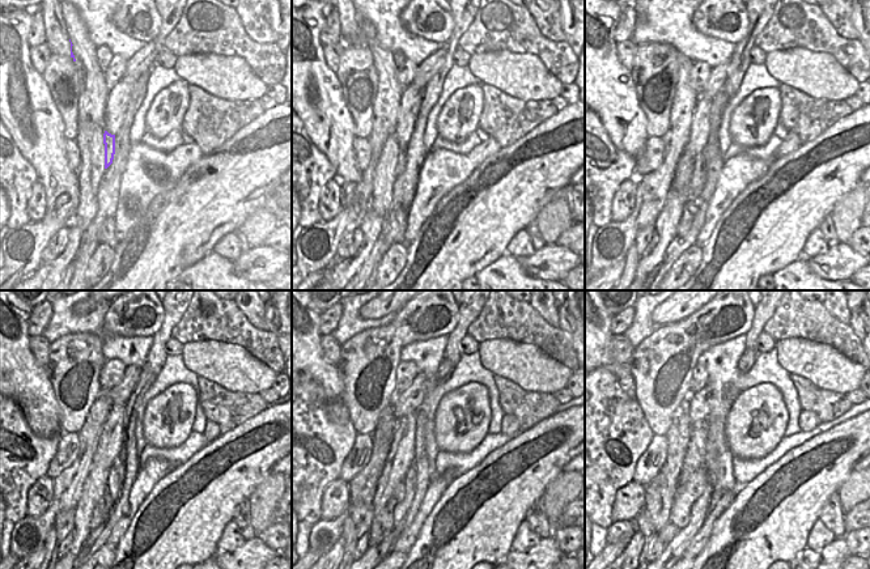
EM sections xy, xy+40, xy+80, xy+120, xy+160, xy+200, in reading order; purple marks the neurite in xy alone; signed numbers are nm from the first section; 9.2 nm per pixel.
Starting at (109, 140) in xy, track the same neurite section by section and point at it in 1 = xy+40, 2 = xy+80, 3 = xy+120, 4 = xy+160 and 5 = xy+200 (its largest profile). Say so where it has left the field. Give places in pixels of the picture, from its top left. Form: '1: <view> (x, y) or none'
1: xy+40 (402, 149)
2: xy+80 (697, 178)
3: xy+120 (115, 478)
4: xy+160 (374, 555)
5: xy+200 (675, 548)

